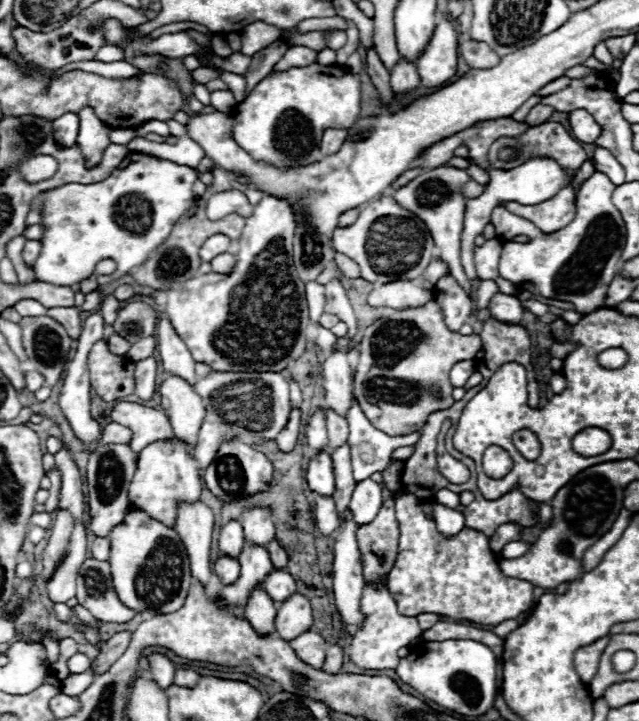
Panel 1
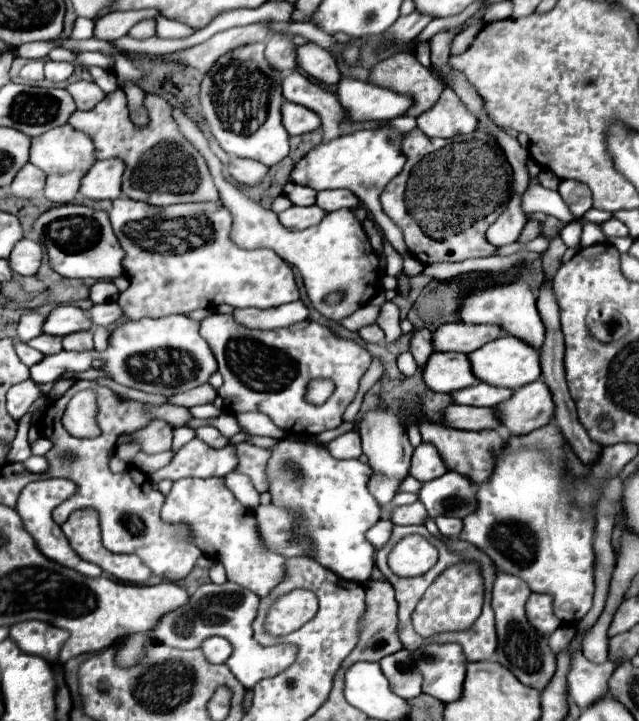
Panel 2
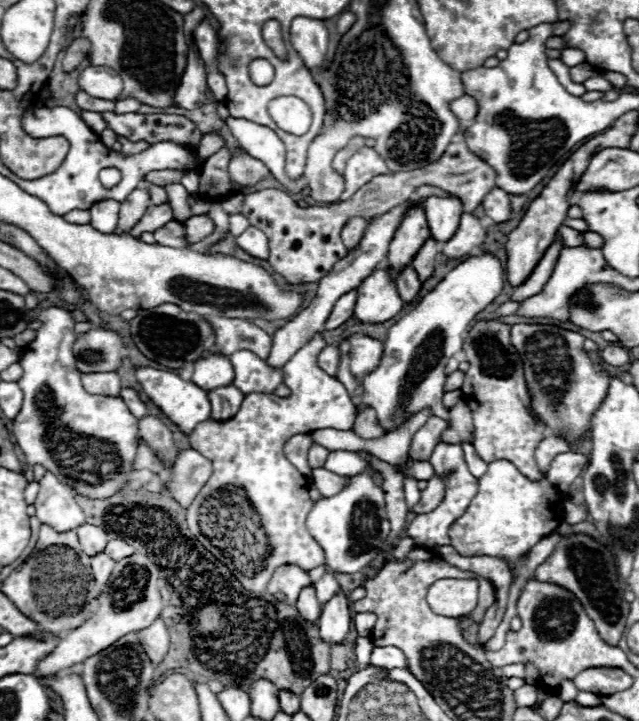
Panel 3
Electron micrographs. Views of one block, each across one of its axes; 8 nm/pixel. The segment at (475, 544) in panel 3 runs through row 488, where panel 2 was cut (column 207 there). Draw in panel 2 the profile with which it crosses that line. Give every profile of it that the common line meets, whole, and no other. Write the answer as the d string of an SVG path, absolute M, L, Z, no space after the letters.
M182 478L174 482L162 506L162 520L168 524L184 524L202 554L224 564L230 582L252 590L260 598L268 596L286 576L286 558L268 550L258 534L254 510L244 508L234 498L224 478Z

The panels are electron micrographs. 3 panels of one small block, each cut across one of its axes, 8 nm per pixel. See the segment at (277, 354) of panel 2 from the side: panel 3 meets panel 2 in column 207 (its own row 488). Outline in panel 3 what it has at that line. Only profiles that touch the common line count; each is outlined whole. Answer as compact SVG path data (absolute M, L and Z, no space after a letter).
M312 470L312 478L314 478L314 486L320 490L322 496L338 494L338 490L342 490L342 486L346 484L344 476L332 474L328 470Z

